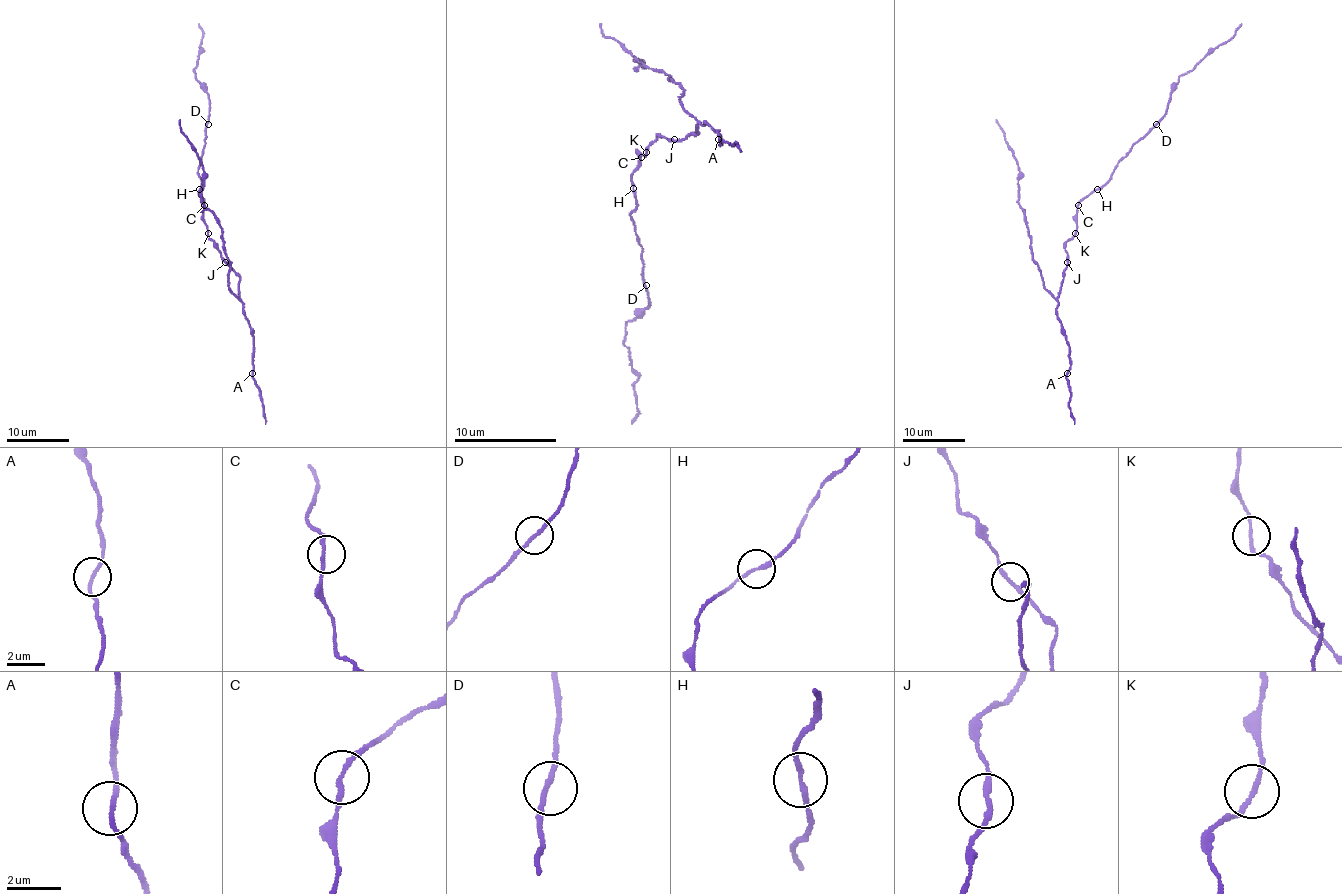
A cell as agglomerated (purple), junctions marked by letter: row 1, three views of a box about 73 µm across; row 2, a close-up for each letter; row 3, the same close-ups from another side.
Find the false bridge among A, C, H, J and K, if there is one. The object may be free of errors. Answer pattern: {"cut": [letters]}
{"cut": []}

